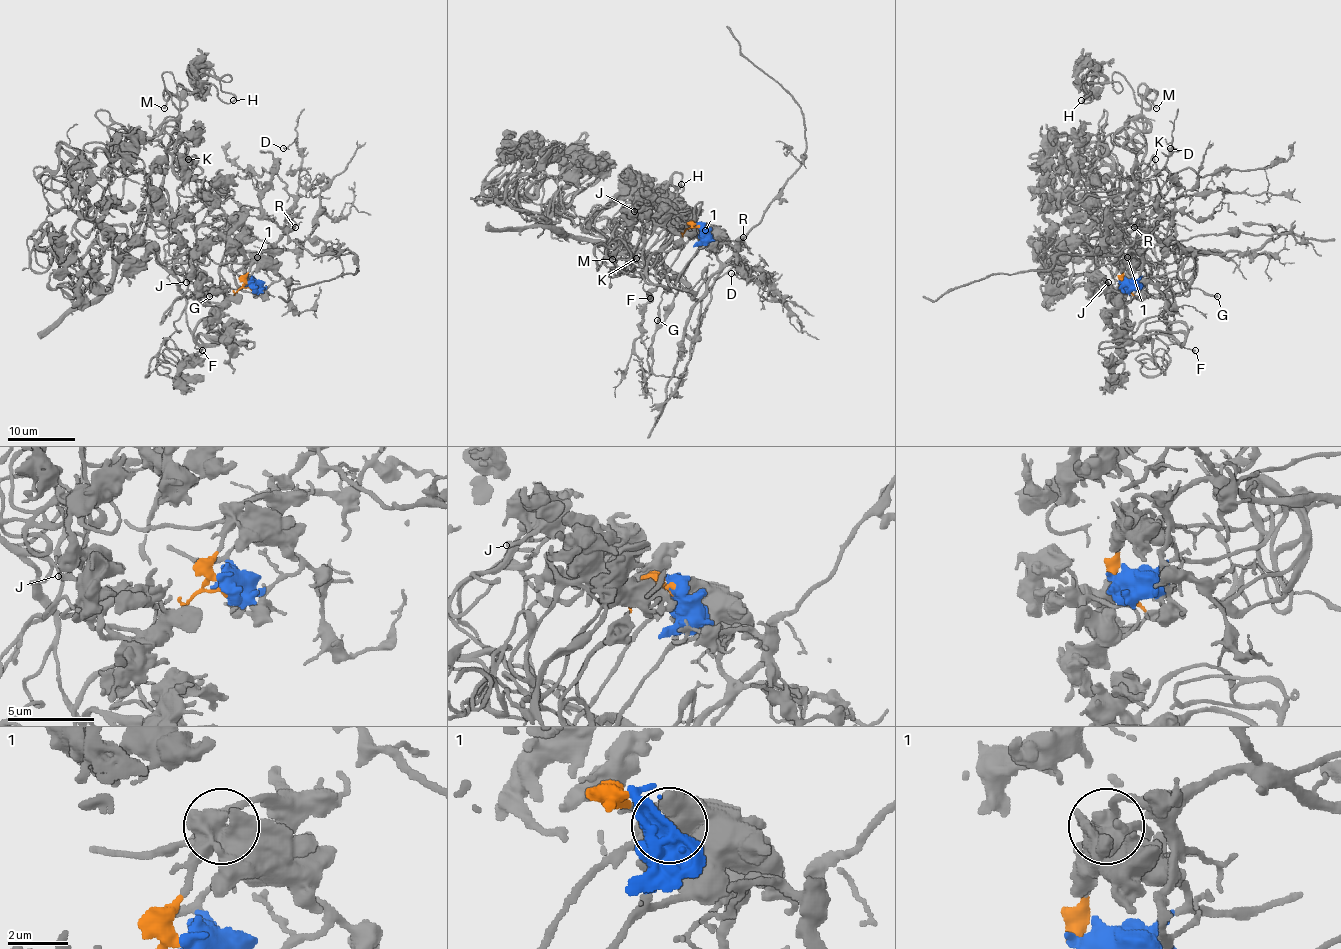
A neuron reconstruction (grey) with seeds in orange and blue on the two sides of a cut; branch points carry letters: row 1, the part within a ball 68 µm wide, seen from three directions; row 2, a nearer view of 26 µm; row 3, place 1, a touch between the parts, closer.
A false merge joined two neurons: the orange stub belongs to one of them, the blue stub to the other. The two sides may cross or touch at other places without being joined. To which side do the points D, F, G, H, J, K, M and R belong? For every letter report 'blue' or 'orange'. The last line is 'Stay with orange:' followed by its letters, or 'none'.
D: orange
F: blue
G: blue
H: blue
J: blue
K: blue
M: blue
R: orange
Stay with orange: D, R

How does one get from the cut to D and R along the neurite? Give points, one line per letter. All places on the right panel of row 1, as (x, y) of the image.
D: (1125, 286), (1130, 251), (1160, 243), (1153, 229), (1158, 199), (1170, 186), (1172, 142), (1170, 149)
R: (1125, 286), (1121, 273), (1123, 261), (1130, 251), (1160, 243), (1152, 233), (1133, 227)

